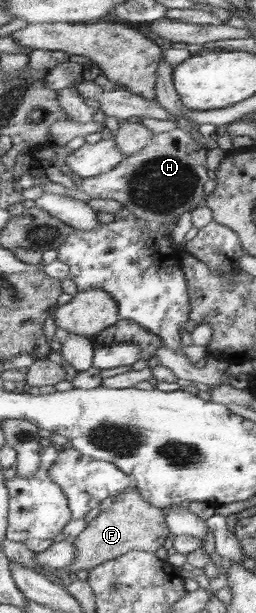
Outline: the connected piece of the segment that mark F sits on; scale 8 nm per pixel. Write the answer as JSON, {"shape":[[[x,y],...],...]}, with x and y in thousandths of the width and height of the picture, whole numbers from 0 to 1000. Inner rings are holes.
{"shape":[[[531,794],[504,796],[488,804],[465,804],[438,817],[430,829],[395,835],[309,876],[277,883],[301,896],[301,914],[254,931],[262,935],[355,931],[512,899],[574,899],[605,904],[613,896],[637,894],[660,869],[648,842],[633,830],[566,817]]]}

